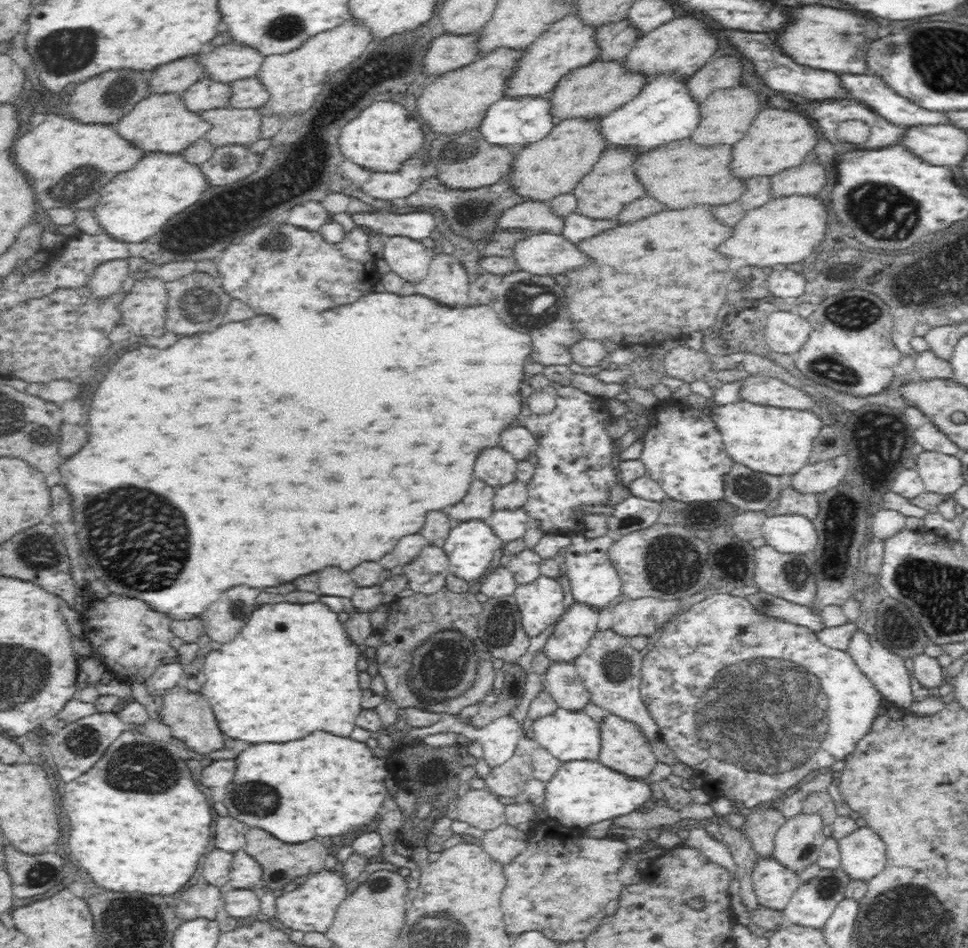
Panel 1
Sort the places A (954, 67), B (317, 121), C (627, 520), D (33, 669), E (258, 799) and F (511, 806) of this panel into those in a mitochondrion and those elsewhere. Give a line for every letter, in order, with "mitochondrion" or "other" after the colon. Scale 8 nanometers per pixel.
A: mitochondrion
B: mitochondrion
C: mitochondrion
D: mitochondrion
E: mitochondrion
F: other

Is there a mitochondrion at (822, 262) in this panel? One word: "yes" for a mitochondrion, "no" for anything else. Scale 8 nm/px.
no

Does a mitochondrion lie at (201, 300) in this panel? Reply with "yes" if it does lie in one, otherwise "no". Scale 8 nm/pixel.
yes

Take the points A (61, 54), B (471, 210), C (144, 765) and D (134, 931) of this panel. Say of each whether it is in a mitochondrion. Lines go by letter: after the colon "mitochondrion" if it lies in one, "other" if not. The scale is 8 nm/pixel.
A: mitochondrion
B: mitochondrion
C: mitochondrion
D: mitochondrion

